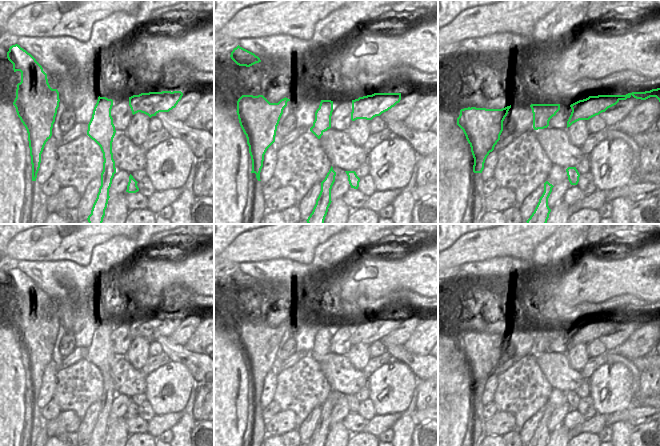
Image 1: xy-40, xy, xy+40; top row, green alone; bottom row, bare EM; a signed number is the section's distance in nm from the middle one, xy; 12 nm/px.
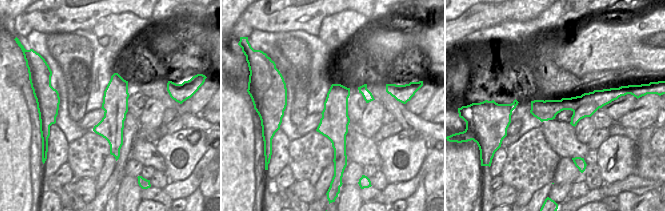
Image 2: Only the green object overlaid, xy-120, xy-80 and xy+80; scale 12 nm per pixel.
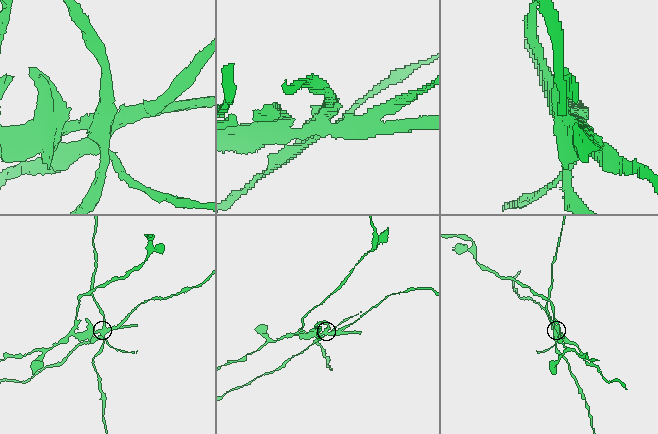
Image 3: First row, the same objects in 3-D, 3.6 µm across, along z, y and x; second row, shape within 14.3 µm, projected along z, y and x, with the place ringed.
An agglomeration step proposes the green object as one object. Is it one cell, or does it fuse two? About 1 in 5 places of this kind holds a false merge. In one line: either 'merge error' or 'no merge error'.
merge error

